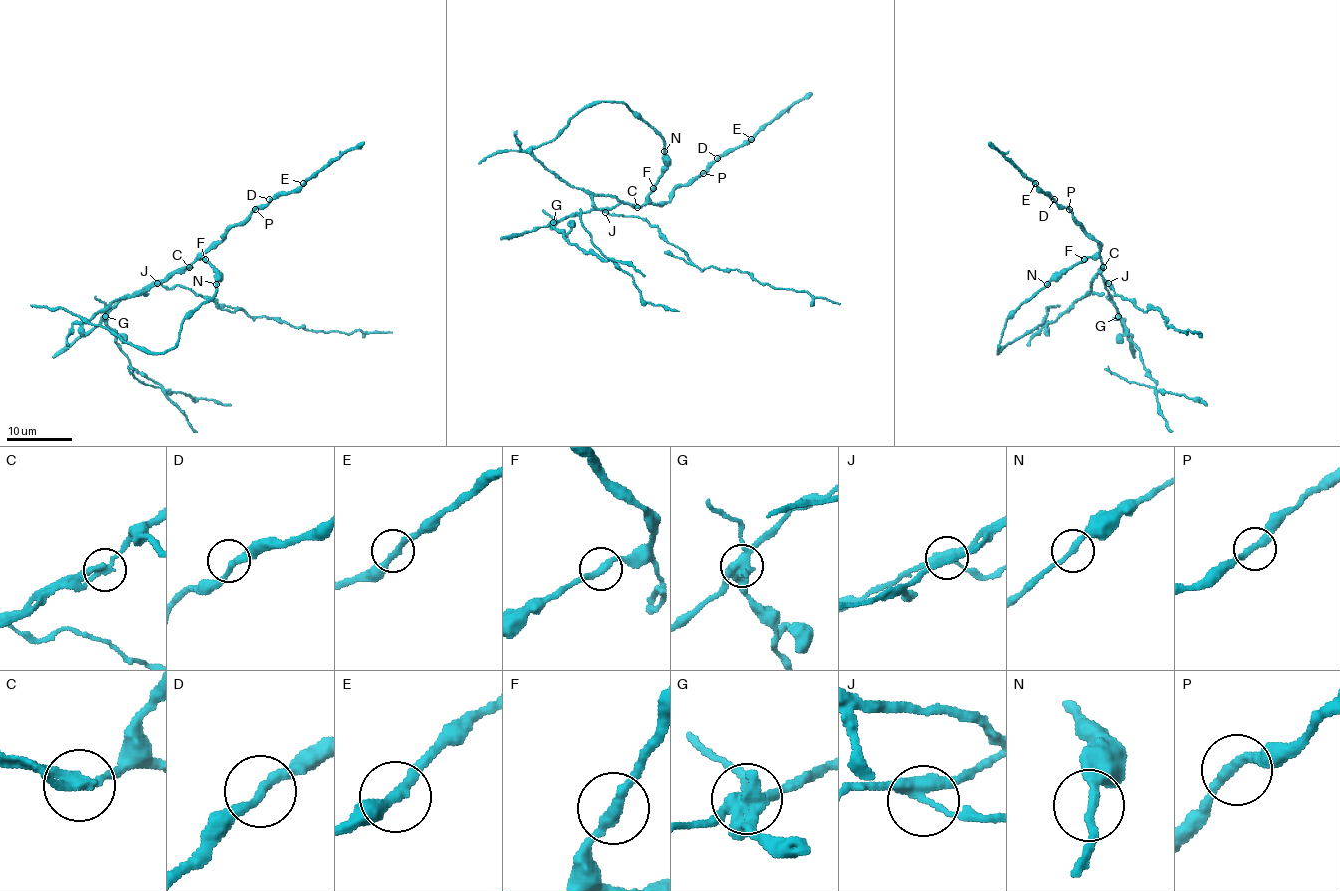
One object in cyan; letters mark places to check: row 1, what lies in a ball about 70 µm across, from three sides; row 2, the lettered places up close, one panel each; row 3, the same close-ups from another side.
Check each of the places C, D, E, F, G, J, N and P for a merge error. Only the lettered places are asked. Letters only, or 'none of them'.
C, G, J

